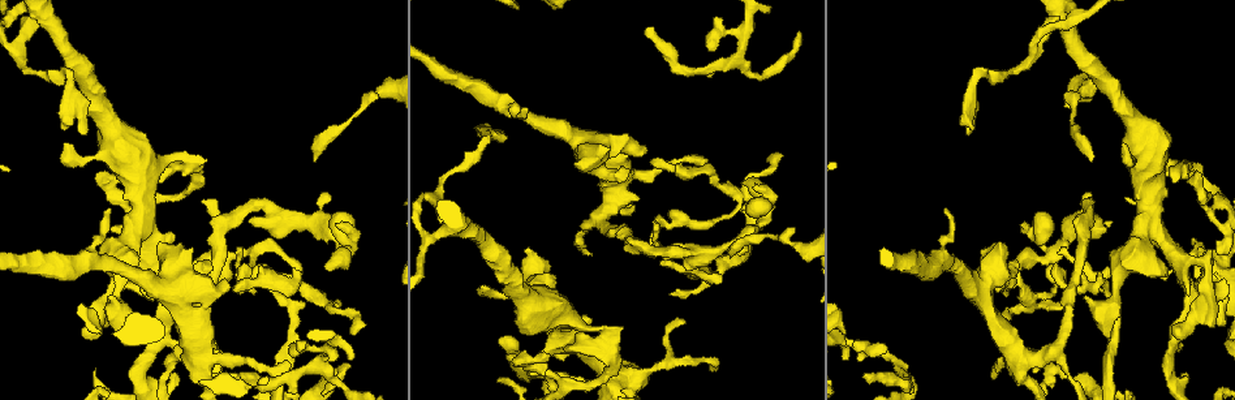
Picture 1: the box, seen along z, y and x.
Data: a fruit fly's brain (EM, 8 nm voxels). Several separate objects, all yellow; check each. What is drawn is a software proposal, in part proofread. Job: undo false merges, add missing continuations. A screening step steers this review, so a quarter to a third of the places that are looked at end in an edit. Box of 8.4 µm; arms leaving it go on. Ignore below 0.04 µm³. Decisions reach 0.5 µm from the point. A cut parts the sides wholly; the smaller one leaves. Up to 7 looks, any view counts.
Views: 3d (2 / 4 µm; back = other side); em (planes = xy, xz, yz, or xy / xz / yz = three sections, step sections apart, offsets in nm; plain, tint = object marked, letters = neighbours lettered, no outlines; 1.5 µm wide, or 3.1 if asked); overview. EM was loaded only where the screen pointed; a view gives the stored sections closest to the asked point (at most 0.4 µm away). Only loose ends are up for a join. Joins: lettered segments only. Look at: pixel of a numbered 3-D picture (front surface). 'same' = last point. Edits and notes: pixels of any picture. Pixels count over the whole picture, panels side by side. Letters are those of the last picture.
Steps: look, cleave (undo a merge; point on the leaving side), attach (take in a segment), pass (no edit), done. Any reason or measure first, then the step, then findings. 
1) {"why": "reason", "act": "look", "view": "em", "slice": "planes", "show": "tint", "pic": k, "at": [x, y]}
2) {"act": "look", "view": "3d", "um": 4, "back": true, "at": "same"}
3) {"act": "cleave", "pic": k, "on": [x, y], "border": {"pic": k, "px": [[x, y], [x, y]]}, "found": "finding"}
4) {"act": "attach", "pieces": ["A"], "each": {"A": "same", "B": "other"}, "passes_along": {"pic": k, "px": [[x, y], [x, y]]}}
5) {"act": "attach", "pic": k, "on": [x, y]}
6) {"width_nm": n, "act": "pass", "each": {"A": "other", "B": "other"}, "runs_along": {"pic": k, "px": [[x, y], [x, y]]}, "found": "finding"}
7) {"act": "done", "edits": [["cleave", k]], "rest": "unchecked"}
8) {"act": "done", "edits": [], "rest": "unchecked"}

{"why": "free end", "act": "look", "view": "em", "slice": "yz", "step": 8, "show": "letters", "pic": 1, "at": [213, 268]}

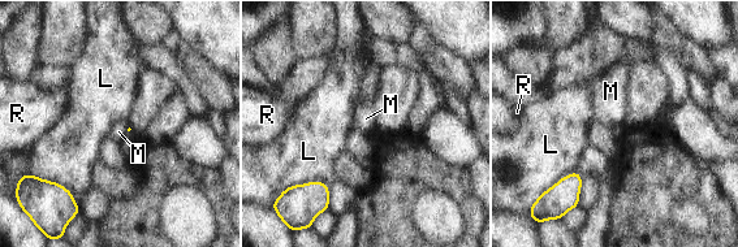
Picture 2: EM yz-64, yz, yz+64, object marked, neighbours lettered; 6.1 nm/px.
{"why": "cut it another way", "act": "look", "view": "em", "slice": "planes", "show": "letters", "at": "same"}

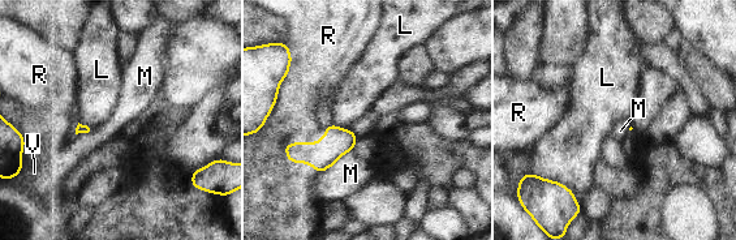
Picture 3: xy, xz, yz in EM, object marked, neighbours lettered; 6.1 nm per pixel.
{"act": "pass", "each": {"L": "other", "M": "other", "R": "other", "V": "other"}, "border": {"pic": 3, "px": [[352, 150], [347, 151], [319, 174]]}, "found": "no lettered segment goes on from it"}

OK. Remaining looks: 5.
{"why": "branch stops here", "act": "look", "view": "em", "slice": "planes", "show": "plain", "pic": 1, "at": [338, 226]}

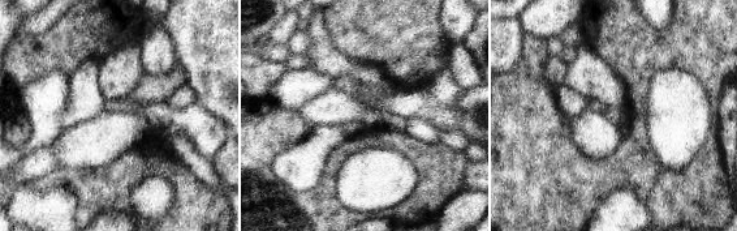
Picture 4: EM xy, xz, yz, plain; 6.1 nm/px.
{"act": "look", "view": "em", "slice": "planes", "show": "tint", "at": "same"}

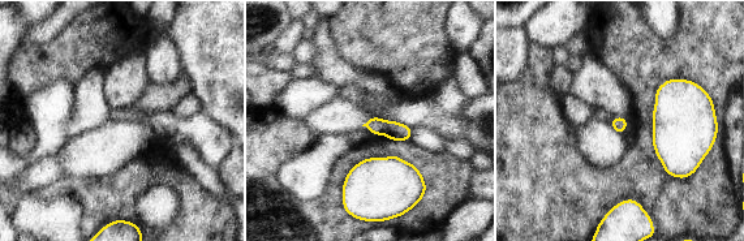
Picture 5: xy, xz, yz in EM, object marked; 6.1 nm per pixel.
{"why": "what lies round it", "act": "look", "view": "em", "slice": "planes", "show": "letters", "at": "same"}

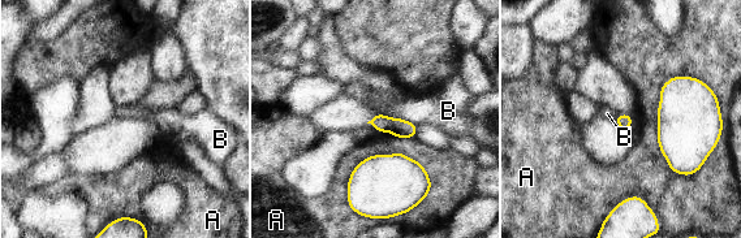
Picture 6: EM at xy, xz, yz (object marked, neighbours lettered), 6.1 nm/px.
{"longest_contact_nm": ["A", 650], "act": "pass", "each": {"A": "other", "B": "other"}, "found": "none of them fits"}

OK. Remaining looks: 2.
{"why": "branch stops here", "act": "look", "view": "em", "slice": "planes", "show": "letters", "pic": 1, "at": [478, 135]}

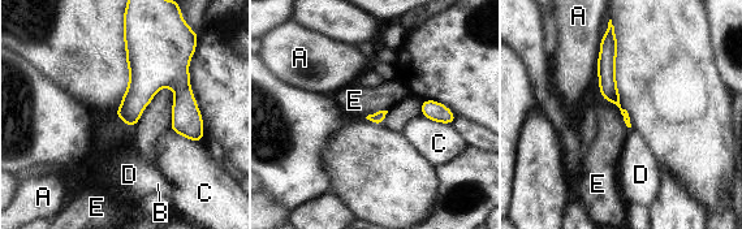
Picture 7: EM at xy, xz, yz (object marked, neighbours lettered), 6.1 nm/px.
{"act": "pass", "each": {"A": "other", "B": "other", "C": "other", "D": "other", "E": "other"}, "border": {"pic": 7, "px": [[115, 113], [126, 124], [136, 125]]}, "found": "no lettered segment goes on from it"}

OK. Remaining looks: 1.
{"act": "done", "edits": [], "rest": "unchecked"}

